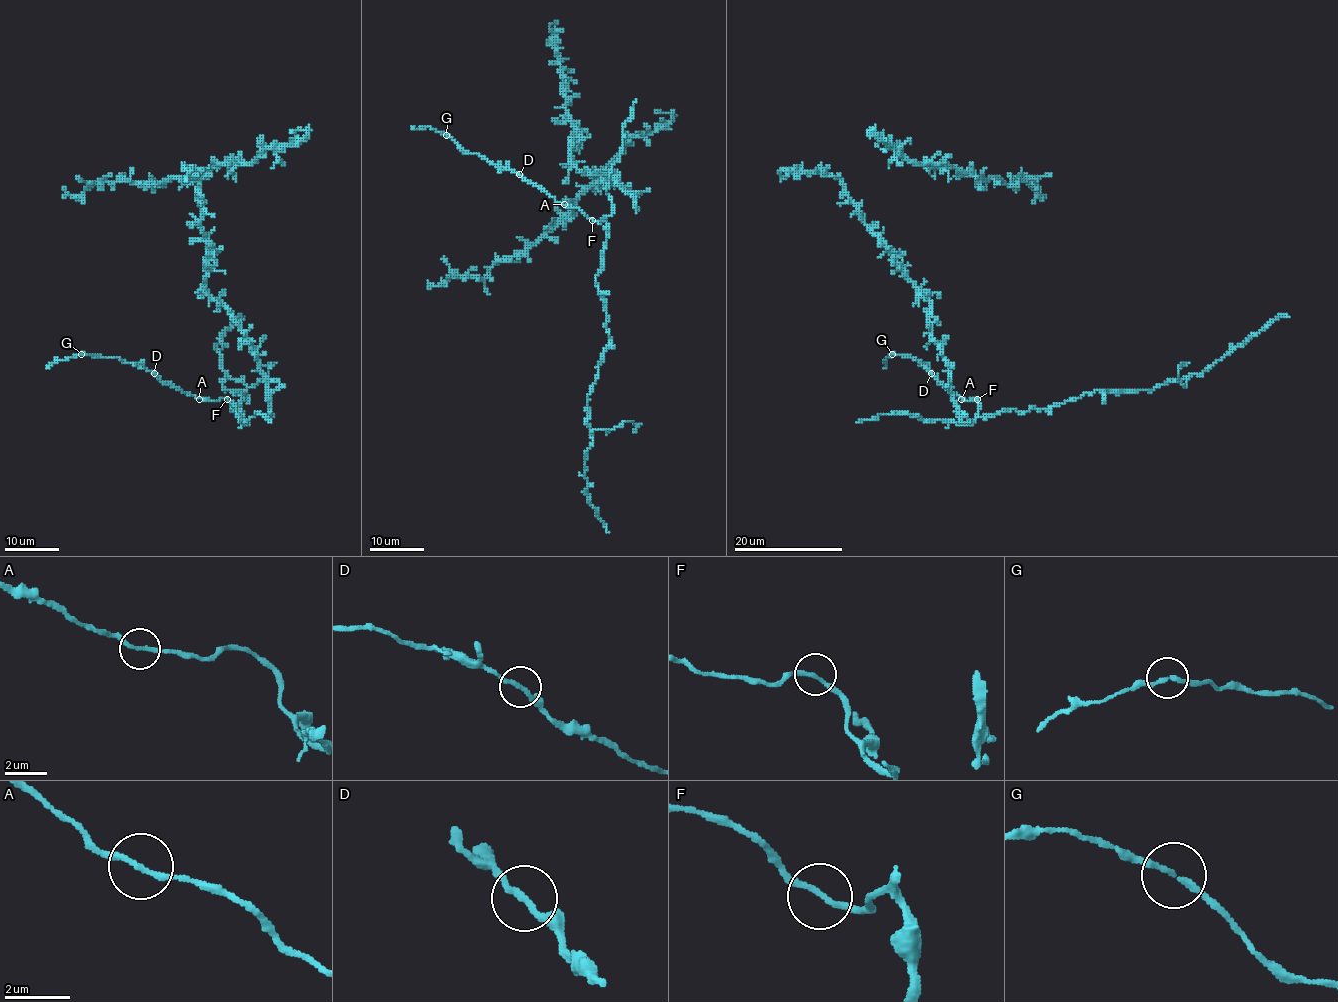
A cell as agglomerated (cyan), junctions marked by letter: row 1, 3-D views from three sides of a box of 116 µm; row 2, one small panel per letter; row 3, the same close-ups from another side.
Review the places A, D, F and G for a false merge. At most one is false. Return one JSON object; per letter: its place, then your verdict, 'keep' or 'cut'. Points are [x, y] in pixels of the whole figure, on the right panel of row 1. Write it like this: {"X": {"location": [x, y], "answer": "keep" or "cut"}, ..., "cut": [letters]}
{"A": {"location": [961, 399], "answer": "keep"}, "D": {"location": [931, 373], "answer": "keep"}, "F": {"location": [977, 399], "answer": "keep"}, "G": {"location": [892, 354], "answer": "keep"}, "cut": []}

